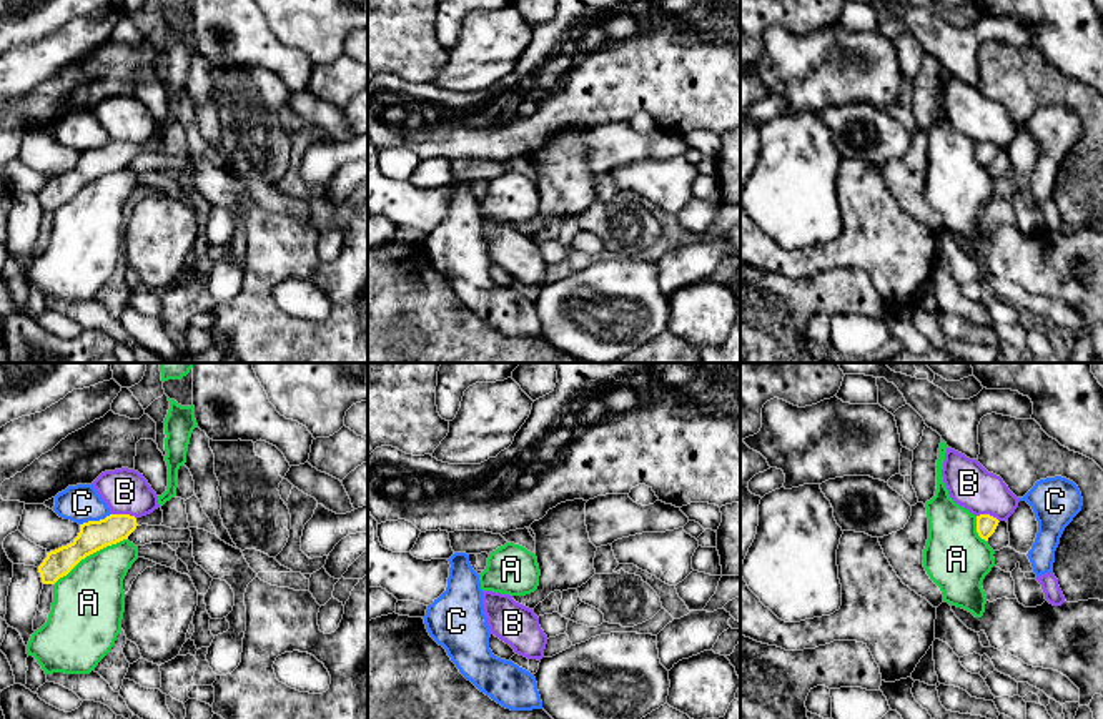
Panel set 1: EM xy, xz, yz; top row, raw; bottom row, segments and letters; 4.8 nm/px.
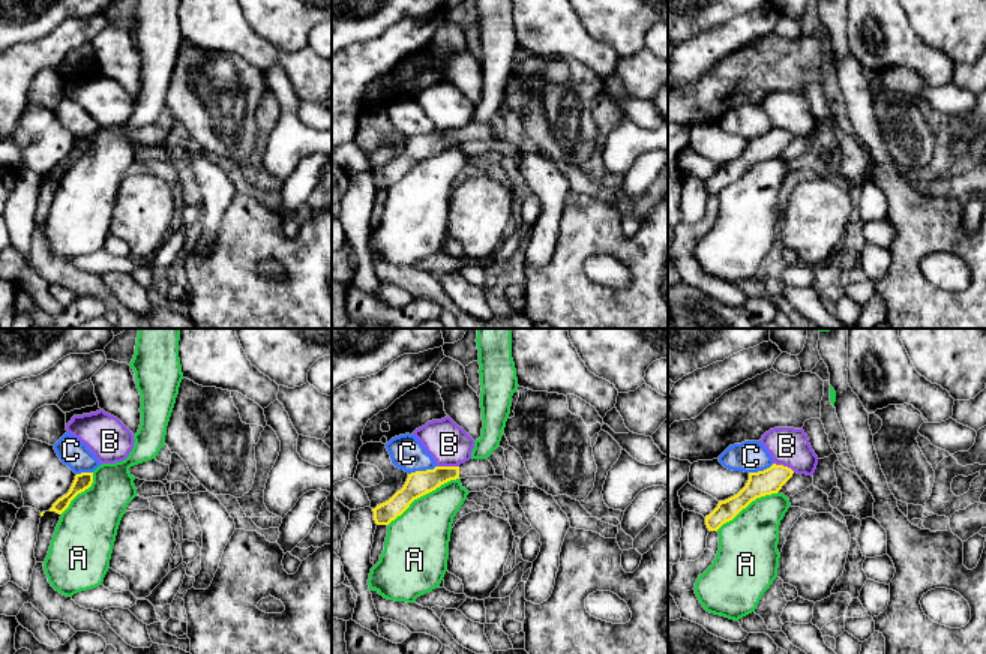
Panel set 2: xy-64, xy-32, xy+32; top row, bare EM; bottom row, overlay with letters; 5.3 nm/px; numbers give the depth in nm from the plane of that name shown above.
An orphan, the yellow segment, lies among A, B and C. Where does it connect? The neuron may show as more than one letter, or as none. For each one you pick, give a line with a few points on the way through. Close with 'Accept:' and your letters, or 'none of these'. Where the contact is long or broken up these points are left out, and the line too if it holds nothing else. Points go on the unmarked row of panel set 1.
Accept: none of these

